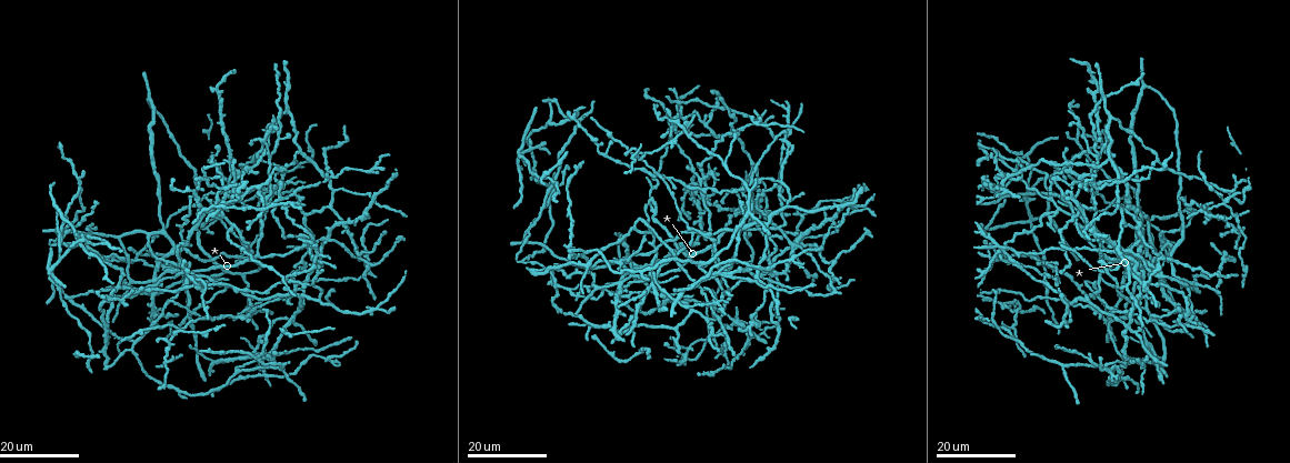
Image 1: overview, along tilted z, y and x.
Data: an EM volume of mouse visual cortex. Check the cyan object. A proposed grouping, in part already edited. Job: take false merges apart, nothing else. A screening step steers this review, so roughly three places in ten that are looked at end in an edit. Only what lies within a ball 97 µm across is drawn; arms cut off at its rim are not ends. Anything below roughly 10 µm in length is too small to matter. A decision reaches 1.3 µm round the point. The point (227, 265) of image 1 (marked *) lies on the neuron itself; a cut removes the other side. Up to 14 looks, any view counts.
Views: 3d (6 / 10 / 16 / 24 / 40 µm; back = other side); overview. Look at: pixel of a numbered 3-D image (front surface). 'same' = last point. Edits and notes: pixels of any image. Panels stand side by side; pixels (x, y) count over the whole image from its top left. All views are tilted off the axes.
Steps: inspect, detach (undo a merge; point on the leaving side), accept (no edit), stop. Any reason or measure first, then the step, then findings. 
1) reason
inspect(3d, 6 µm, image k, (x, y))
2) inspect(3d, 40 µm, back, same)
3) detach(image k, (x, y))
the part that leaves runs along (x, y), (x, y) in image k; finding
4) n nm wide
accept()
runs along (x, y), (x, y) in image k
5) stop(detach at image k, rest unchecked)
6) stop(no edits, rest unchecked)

three arms meet
inspect(3d, 16 µm, image 1, (724, 165))

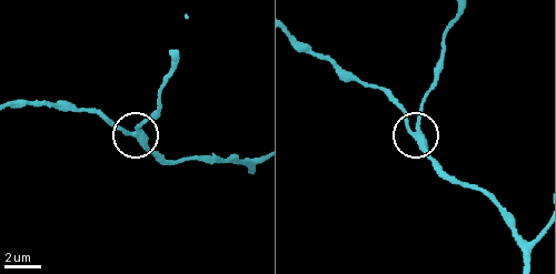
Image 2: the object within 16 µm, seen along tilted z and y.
inspect(3d, 6 µm, image 2, (137, 130))

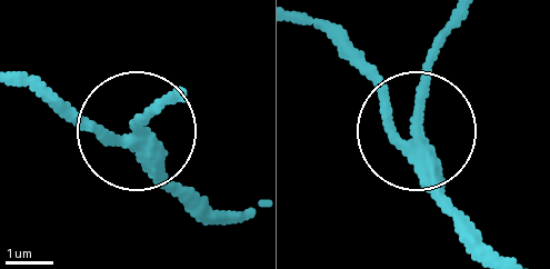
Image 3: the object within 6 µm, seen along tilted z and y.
3 arms
accept()
runs along (488, 248), (452, 207), (430, 151), (317, 25) in image 3; continuous, no second neuron

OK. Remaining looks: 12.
four-way junction
inspect(3d, 16 µm, image 1, (287, 112))

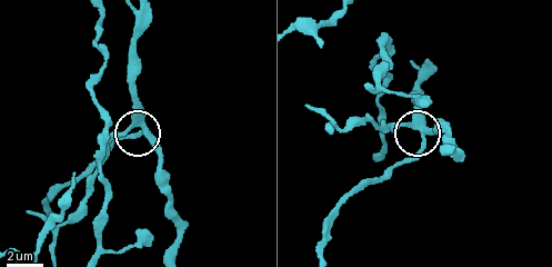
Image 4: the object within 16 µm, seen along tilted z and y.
inspect(3d, 6 µm, image 4, (143, 128))

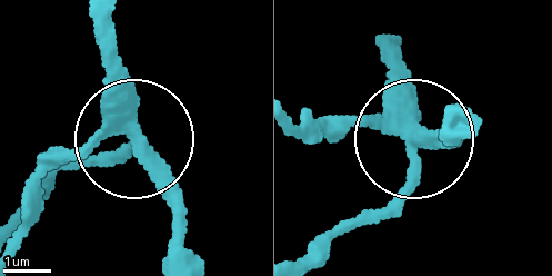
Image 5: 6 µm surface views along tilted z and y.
inspect(3d, 6 µm, back, image 5, (138, 143))

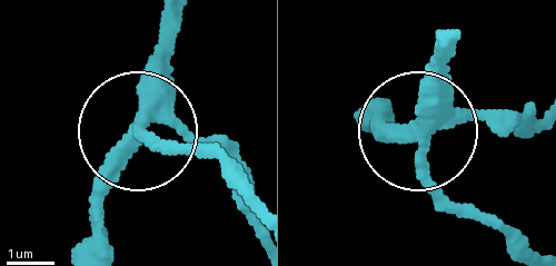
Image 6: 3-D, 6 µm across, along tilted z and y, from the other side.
4 arms
accept()
continuous, no second neuron

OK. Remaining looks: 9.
a fork
inspect(3d, 16 µm, image 1, (335, 190))

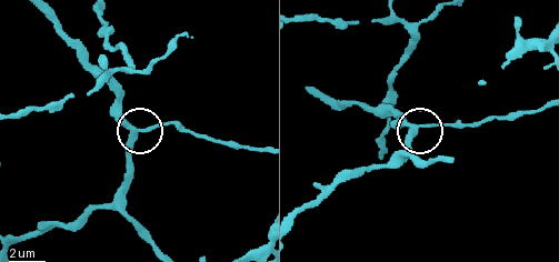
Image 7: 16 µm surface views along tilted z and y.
inspect(3d, 10 µm, image 7, (142, 129))

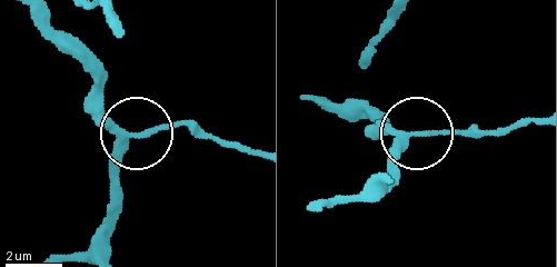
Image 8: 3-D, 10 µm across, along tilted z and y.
3 arms
accept()
runs along (306, 99), (355, 106), (381, 130), (486, 135) in image 8; all the same neuron

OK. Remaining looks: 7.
four or more arms meet
inspect(3d, 24 µm, image 1, (832, 282))

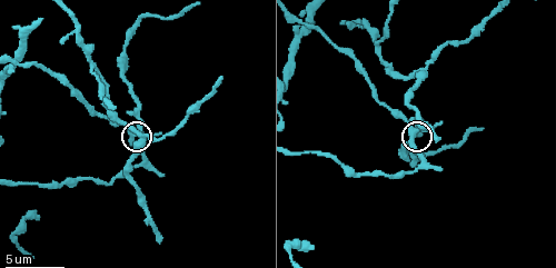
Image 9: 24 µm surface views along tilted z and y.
inspect(3d, 6 µm, image 9, (417, 132))

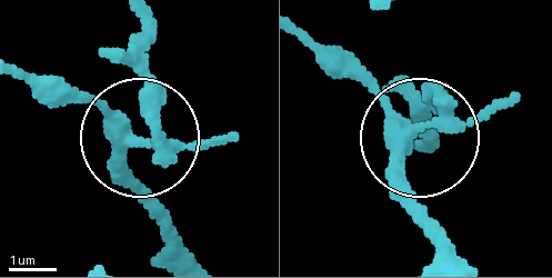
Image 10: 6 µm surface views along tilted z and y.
4 arms
detach(image 10, (147, 86))
the part that leaves runs along (162, 141), (143, 19) in image 10; a second neuron is stuck on

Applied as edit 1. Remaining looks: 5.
redraw
inspect(overview)

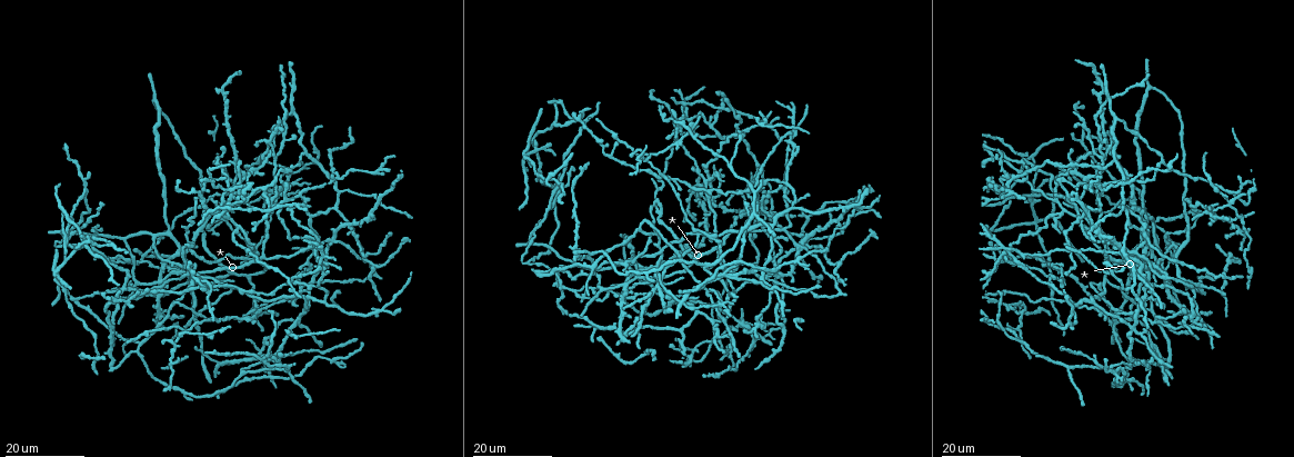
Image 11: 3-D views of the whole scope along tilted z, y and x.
three arms meet
inspect(3d, 16 µm, image 11, (825, 255))

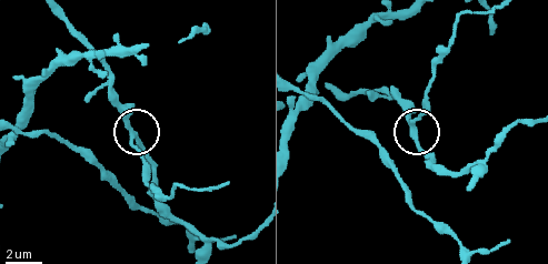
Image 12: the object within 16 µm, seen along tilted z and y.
zoom in
inspect(3d, 10 µm, image 12, (132, 133))

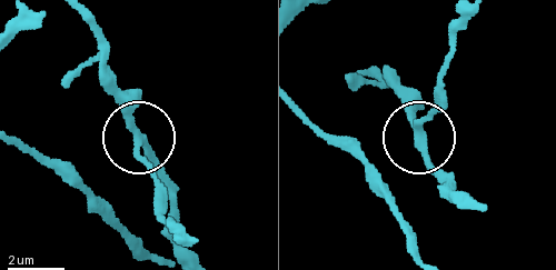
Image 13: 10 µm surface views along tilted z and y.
3 arms
accept()
all the same neuron

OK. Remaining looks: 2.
inspect(3d, 24 µm, image 11, (724, 275))

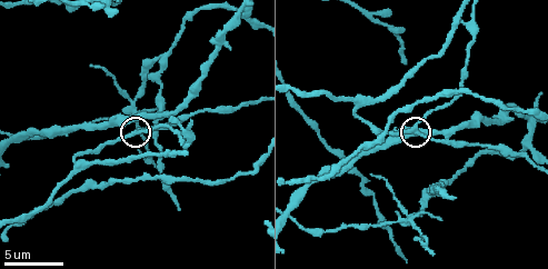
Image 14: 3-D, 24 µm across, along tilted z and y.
inspect(3d, 6 µm, image 14, (416, 126))

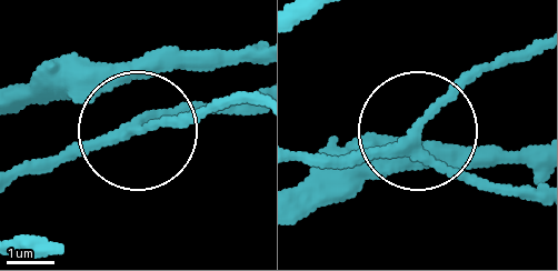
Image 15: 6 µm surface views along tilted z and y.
accept()
runs along (23, 173), (220, 108) in image 15; one neuron here

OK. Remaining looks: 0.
stop(detach at image 10, rest unchecked)

